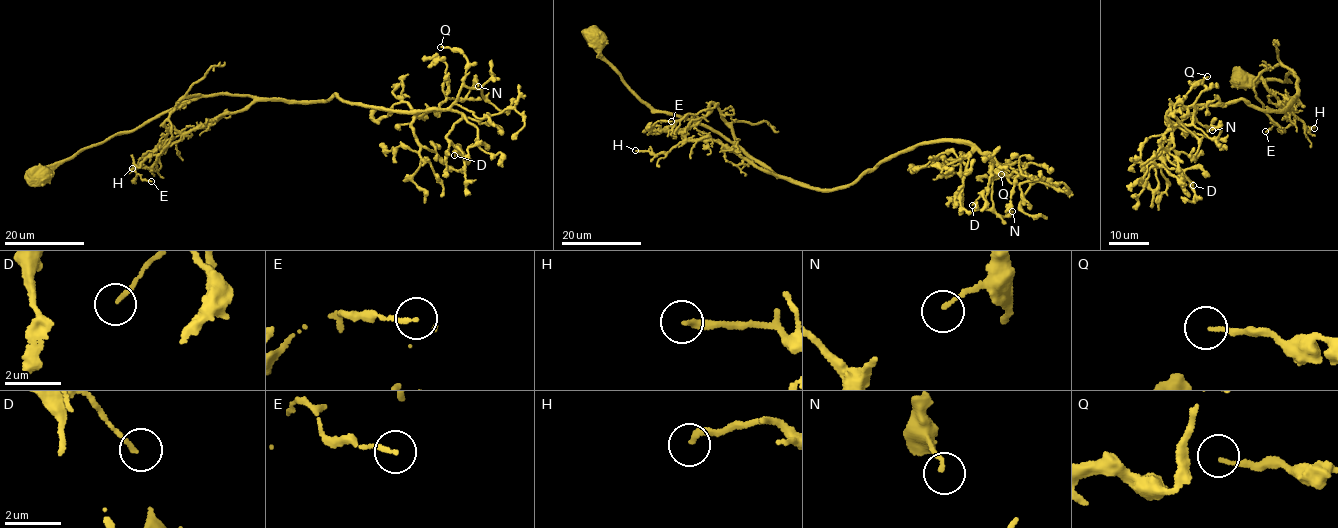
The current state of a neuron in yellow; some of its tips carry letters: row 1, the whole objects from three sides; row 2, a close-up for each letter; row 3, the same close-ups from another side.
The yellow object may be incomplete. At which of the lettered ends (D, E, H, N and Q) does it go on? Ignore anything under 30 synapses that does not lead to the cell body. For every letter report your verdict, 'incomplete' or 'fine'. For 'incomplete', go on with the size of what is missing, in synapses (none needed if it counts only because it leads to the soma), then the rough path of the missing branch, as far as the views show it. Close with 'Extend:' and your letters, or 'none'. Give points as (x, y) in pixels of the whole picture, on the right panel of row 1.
D: fine
E: fine
H: fine
N: fine
Q: fine
Extend: none

